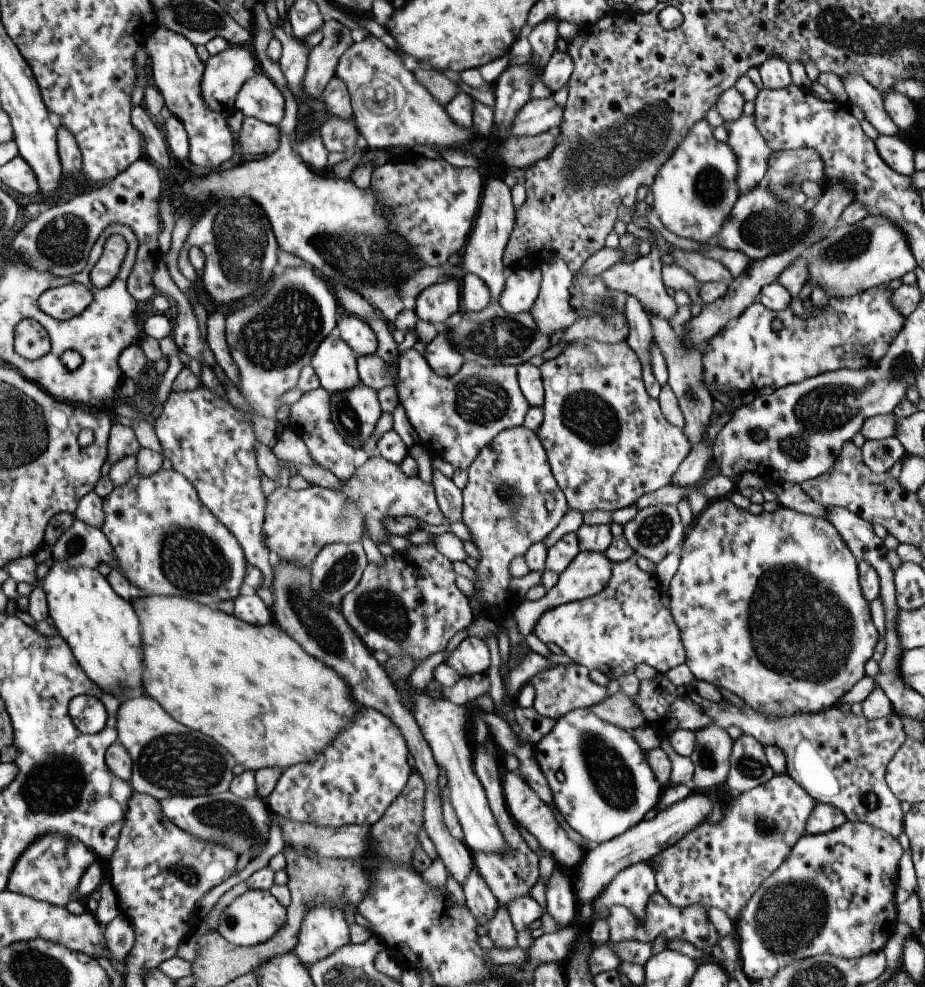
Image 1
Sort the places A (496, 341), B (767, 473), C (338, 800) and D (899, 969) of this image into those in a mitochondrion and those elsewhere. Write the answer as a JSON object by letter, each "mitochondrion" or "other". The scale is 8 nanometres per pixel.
{"A":"mitochondrion","B":"other","C":"other","D":"other"}

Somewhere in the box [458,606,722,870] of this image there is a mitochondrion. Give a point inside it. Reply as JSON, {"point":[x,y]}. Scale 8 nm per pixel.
{"point":[608,775]}

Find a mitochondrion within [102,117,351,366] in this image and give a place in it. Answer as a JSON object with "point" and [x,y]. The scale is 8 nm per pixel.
{"point":[241,234]}

